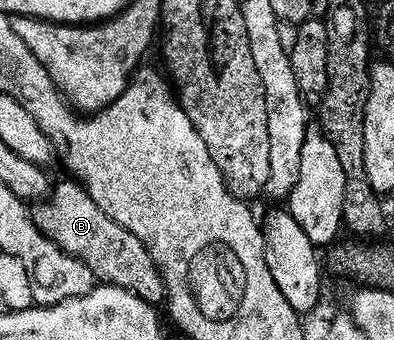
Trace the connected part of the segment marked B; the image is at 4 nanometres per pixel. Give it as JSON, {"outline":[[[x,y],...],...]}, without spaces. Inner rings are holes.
{"outline":[[[67,179],[60,186],[53,188],[50,199],[45,199],[31,210],[32,219],[38,231],[46,235],[66,255],[86,263],[90,271],[94,271],[97,282],[114,287],[129,289],[138,294],[142,300],[160,307],[165,304],[168,289],[160,274],[160,268],[154,263],[150,251],[138,239],[138,235],[130,235],[122,223],[114,223],[94,199],[84,190],[84,186],[75,180]]]}

